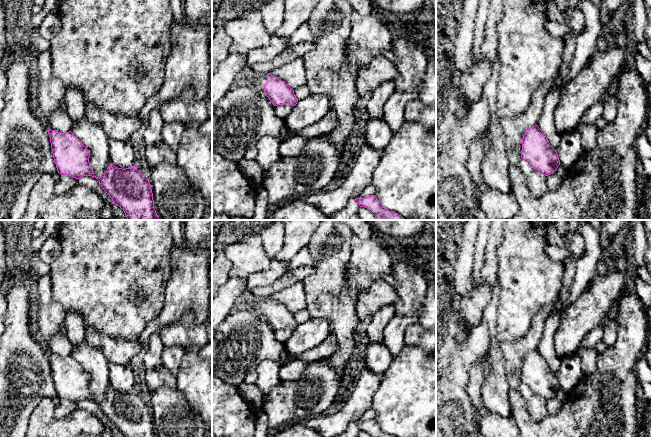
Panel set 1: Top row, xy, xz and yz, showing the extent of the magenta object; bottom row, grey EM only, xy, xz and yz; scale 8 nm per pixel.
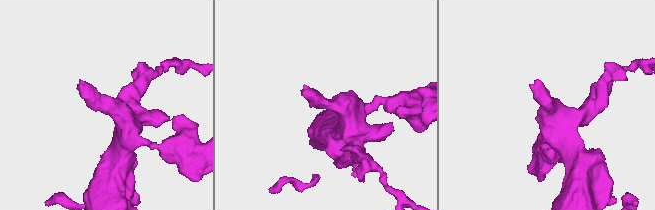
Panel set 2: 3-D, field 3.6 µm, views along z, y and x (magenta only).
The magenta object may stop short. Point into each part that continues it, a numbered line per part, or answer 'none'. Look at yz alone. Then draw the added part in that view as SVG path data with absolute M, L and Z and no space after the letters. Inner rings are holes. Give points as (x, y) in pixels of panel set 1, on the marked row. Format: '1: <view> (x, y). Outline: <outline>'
none

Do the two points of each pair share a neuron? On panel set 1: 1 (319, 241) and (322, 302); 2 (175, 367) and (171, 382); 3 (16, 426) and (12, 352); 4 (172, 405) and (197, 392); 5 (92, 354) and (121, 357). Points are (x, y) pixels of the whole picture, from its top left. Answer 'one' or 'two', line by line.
1: one
2: two
3: one
4: two
5: two

